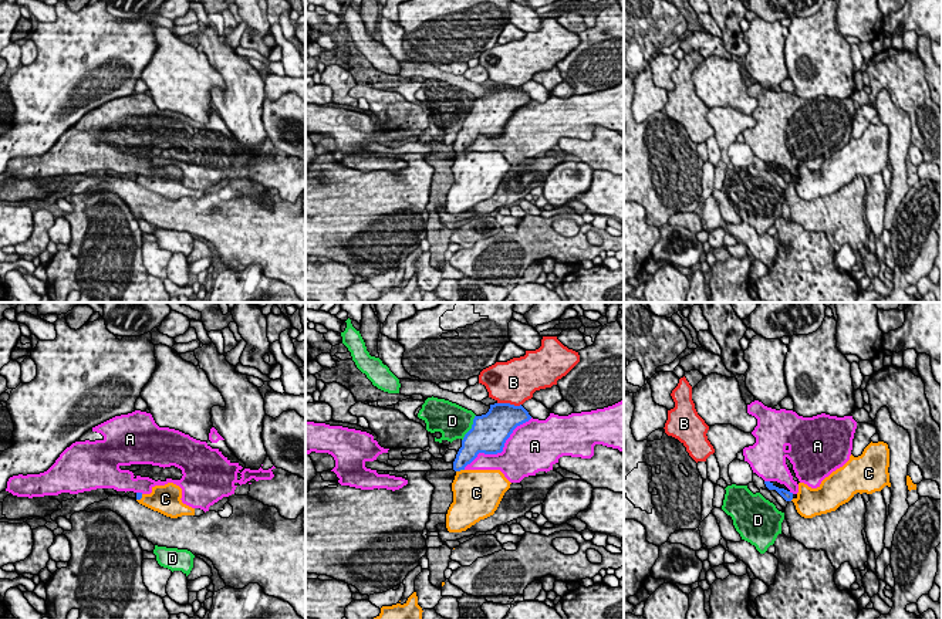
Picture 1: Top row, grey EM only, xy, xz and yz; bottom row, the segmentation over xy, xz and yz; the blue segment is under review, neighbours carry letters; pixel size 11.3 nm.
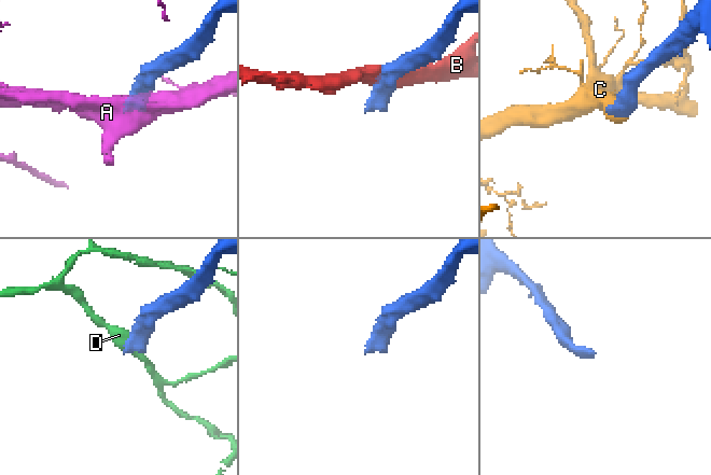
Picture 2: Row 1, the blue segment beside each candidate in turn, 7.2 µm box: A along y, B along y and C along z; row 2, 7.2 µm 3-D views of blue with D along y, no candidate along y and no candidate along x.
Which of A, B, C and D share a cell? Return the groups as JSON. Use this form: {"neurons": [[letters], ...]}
{"neurons": [["A"], ["B"], ["C"], ["D"]]}

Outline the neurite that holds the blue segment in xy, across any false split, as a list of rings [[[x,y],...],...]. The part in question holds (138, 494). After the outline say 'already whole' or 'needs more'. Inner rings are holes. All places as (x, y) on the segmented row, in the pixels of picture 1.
[[[173,483],[152,487],[151,494],[136,493],[136,501],[166,517],[195,515],[195,508],[182,503],[182,488]]]; needs more

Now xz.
[[[494,403],[486,415],[475,416],[472,429],[465,434],[453,461],[456,471],[452,483],[453,503],[446,514],[449,532],[462,532],[494,514],[510,481],[500,470],[466,470],[479,453],[503,451],[513,430],[531,416],[520,405]]]; needs more

